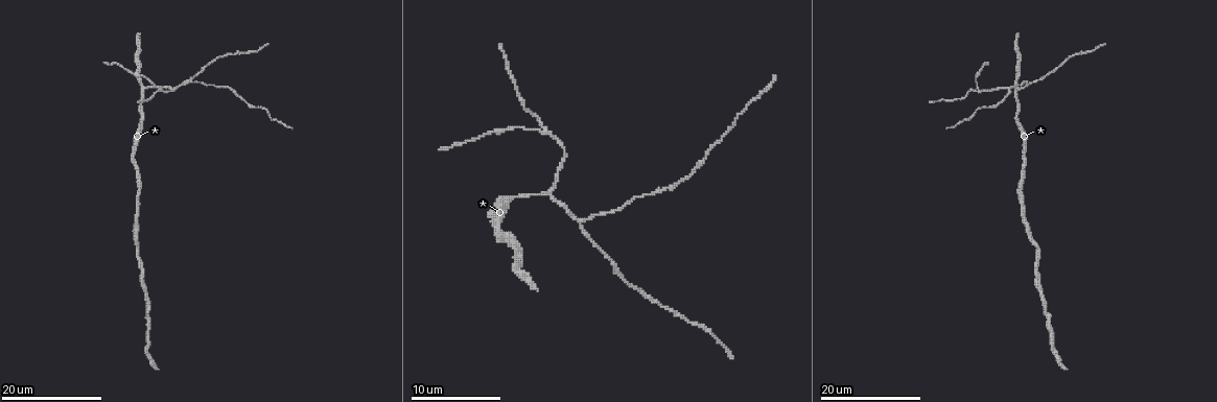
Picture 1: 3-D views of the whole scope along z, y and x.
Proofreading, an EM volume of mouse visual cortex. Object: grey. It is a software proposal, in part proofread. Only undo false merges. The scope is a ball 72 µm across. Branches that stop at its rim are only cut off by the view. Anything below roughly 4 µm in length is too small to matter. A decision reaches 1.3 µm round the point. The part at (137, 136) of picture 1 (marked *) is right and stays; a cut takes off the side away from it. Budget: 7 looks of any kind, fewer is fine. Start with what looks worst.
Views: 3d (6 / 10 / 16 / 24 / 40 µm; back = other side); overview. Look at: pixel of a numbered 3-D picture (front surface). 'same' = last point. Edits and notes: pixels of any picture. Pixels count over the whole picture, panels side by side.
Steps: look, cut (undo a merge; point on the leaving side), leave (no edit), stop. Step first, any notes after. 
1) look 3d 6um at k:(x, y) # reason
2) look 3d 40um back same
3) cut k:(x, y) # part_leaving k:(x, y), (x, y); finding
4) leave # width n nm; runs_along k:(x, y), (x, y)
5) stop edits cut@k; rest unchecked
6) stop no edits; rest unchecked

look 3d 24um at 1:(549, 195) # branch point

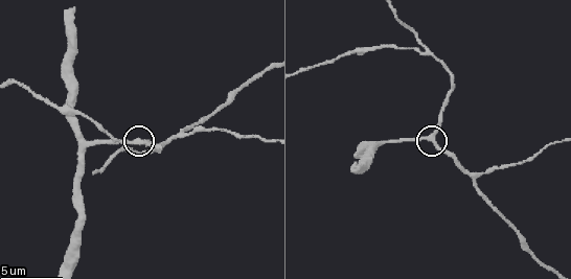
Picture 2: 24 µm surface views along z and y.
look 3d 10um at 2:(430, 140)

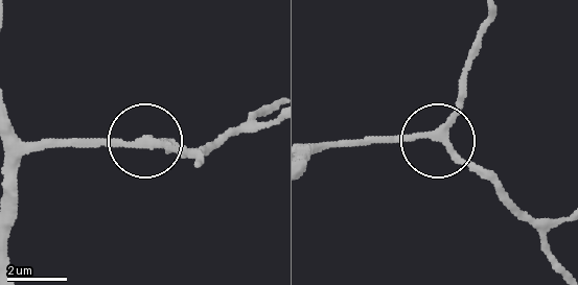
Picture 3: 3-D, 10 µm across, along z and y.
leave # side_arm 24 um; one cell here

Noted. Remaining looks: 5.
look 3d 16um at 2:(421, 45) # three arms meet

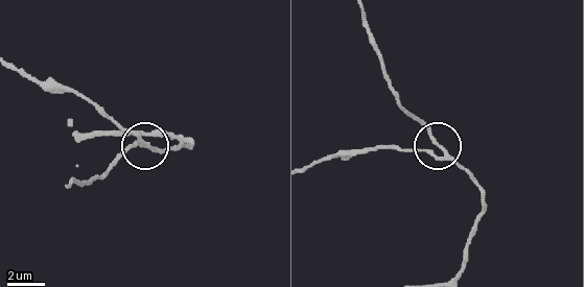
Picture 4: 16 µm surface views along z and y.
look 3d 6um at 4:(435, 144)

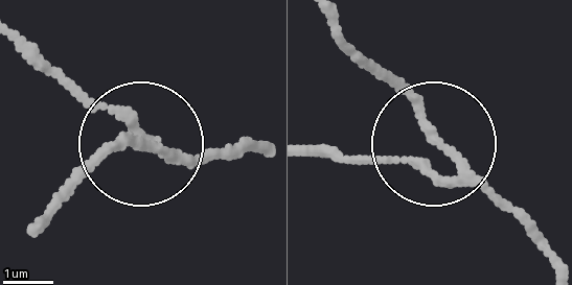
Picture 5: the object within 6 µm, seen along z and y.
leave # side_arm 12 um; runs_along 5:(270, 141), (169, 152), (132, 141), (73, 186); all the same cell

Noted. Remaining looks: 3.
look 3d 10um at 2:(473, 180) # side arm on a straight run

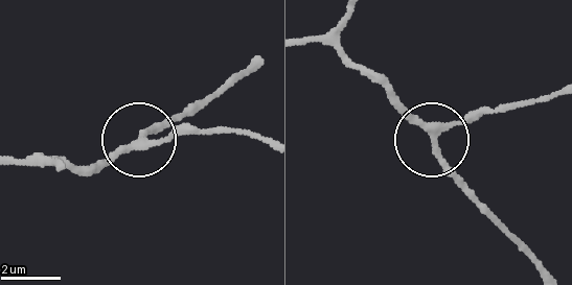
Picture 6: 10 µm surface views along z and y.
leave # runs_along 6:(306, 42), (344, 49), (427, 132), (468, 189); all the same cell

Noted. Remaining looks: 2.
stop no edits; rest unchecked

